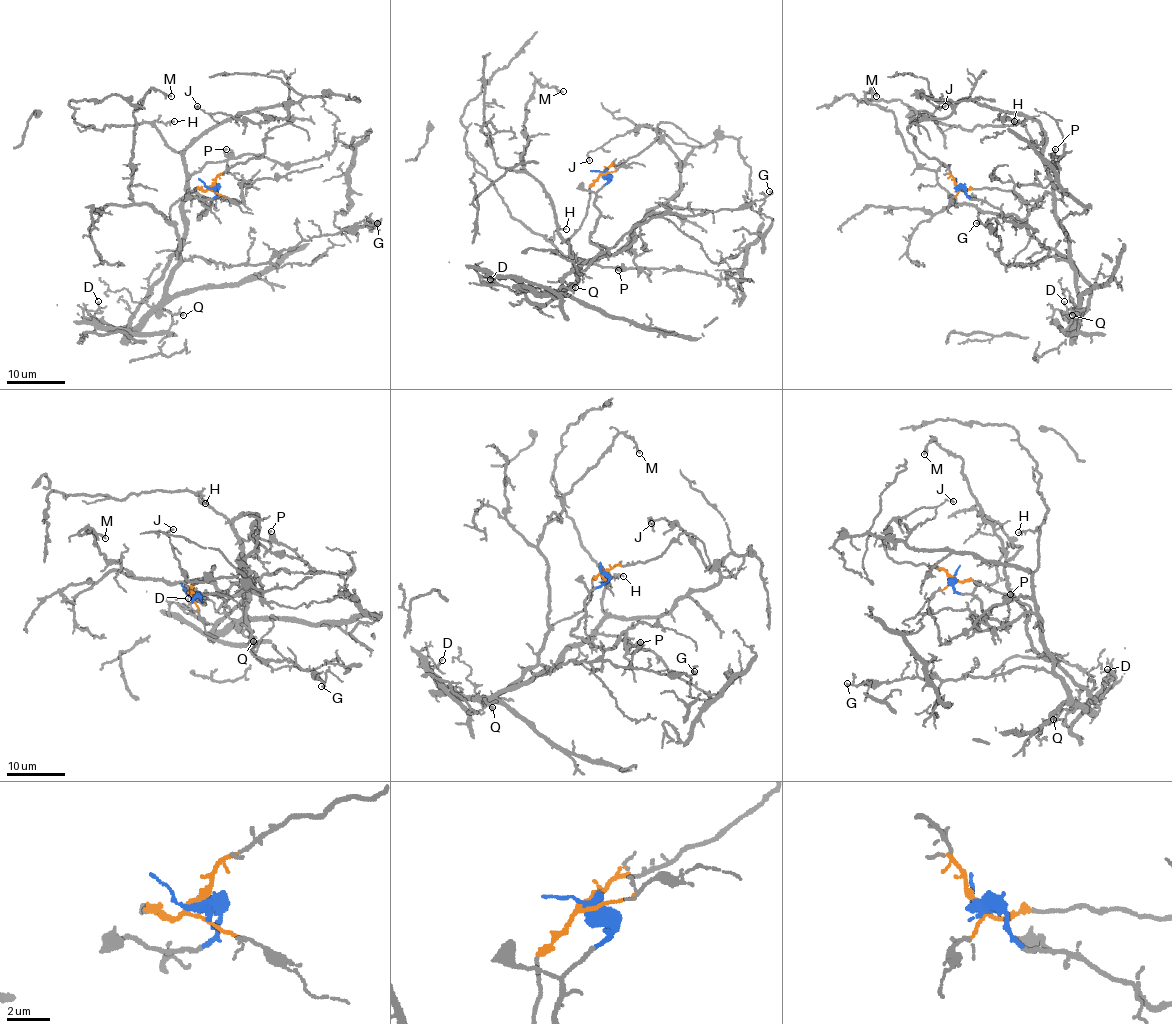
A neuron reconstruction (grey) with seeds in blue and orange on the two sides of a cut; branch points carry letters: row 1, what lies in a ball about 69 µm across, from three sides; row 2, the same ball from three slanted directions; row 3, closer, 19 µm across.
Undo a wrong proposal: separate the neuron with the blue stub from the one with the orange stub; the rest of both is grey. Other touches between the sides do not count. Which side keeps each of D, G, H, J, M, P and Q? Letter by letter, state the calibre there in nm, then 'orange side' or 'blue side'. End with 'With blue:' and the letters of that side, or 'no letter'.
D: calibre 110 nm; orange side
G: calibre 140 nm; blue side
H: calibre 130 nm; blue side
J: calibre 150 nm; blue side
M: calibre 170 nm; orange side
P: calibre 160 nm; blue side
Q: calibre 190 nm; blue side
With blue: G, H, J, P, Q

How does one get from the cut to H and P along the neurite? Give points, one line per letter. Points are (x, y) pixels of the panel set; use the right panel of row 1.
H: (958, 186), (967, 195), (1020, 218), (1045, 194), (1052, 191), (1051, 175), (1042, 152), (1023, 121), (1013, 121)
P: (958, 186), (1004, 214), (1023, 218), (1052, 191), (1048, 168), (1055, 149)

